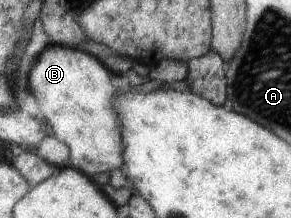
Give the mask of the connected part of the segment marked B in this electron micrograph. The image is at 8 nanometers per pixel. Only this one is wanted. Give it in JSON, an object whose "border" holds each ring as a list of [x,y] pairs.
{"border":[[[47,44],[33,61],[27,79],[27,86],[34,93],[39,108],[38,116],[48,126],[50,134],[69,148],[69,166],[95,178],[100,172],[121,168],[123,161],[124,143],[121,141],[121,127],[113,107],[113,98],[118,93],[122,94],[134,89],[142,92],[161,90],[163,85],[160,80],[149,79],[133,88],[114,88],[108,80],[108,70],[94,58],[94,55],[88,56],[87,52],[80,52],[80,48],[50,44]]]}

